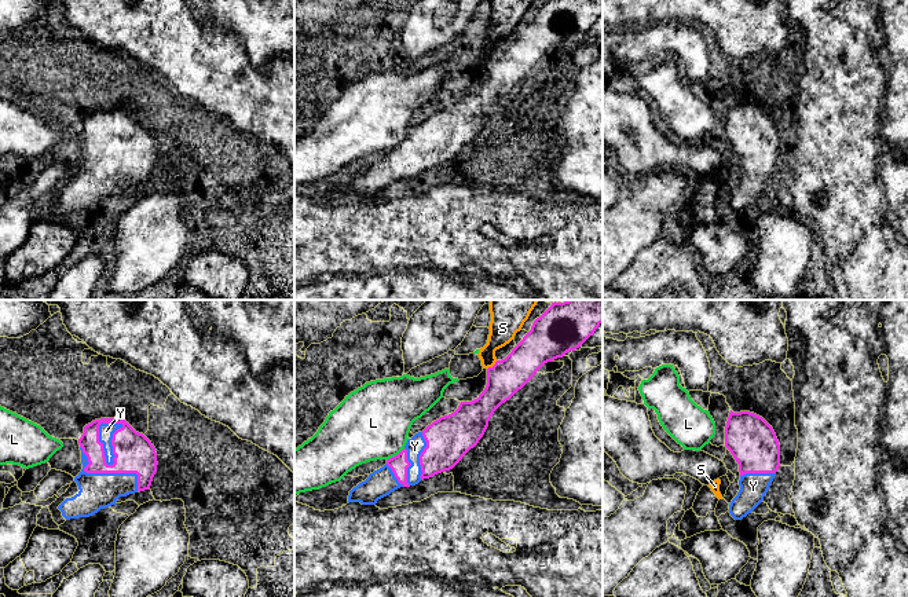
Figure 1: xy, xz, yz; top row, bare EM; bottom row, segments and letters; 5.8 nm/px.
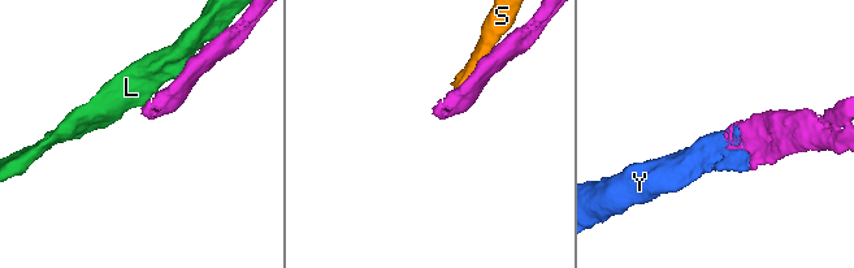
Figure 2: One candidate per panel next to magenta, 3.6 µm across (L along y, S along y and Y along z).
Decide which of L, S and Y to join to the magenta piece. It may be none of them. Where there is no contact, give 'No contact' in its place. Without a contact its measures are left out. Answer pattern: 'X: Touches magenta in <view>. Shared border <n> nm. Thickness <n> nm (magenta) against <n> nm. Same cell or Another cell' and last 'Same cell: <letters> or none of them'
L: Touches magenta in xz. Shared border 130 nm. Thickness 110 nm (magenta) against 440 nm. Another cell
S: Touches magenta in xz. Shared border 80 nm. Thickness 200 nm (magenta) against 170 nm. Another cell
Y: Touches magenta in xy. Shared border 280 nm. Thickness 220 nm (magenta) against 90 nm. Same cell
Same cell: Y

